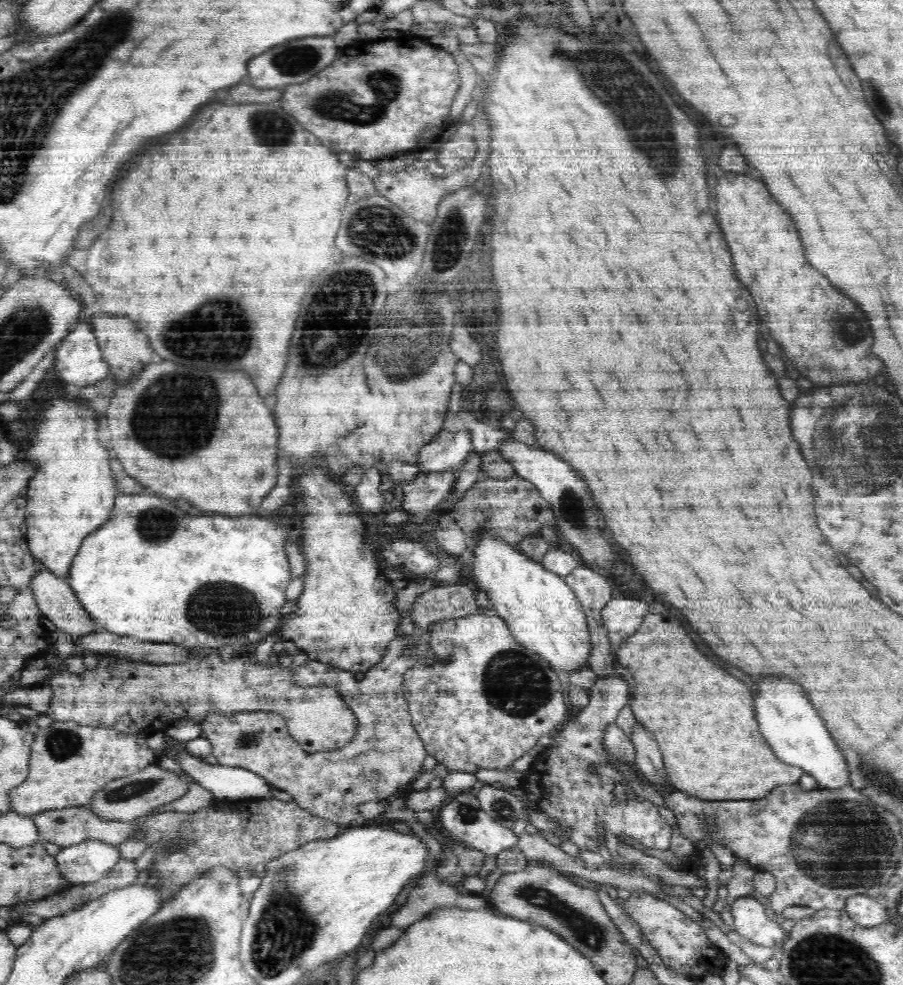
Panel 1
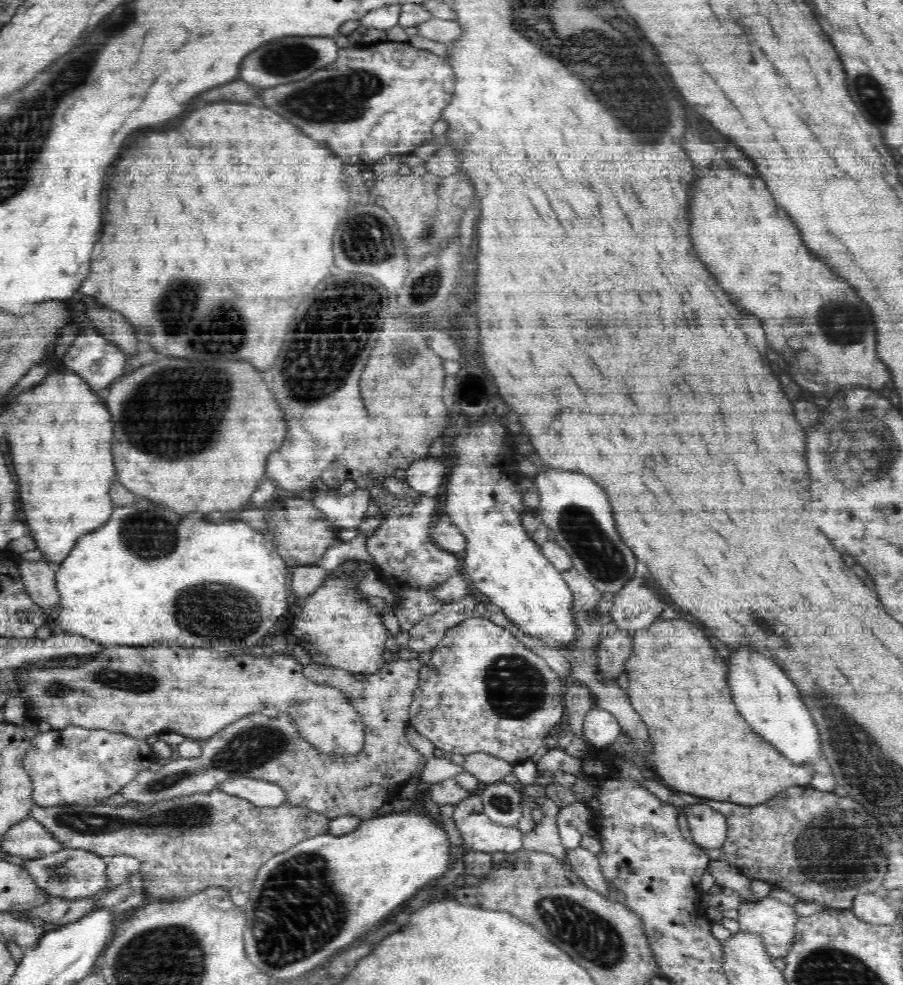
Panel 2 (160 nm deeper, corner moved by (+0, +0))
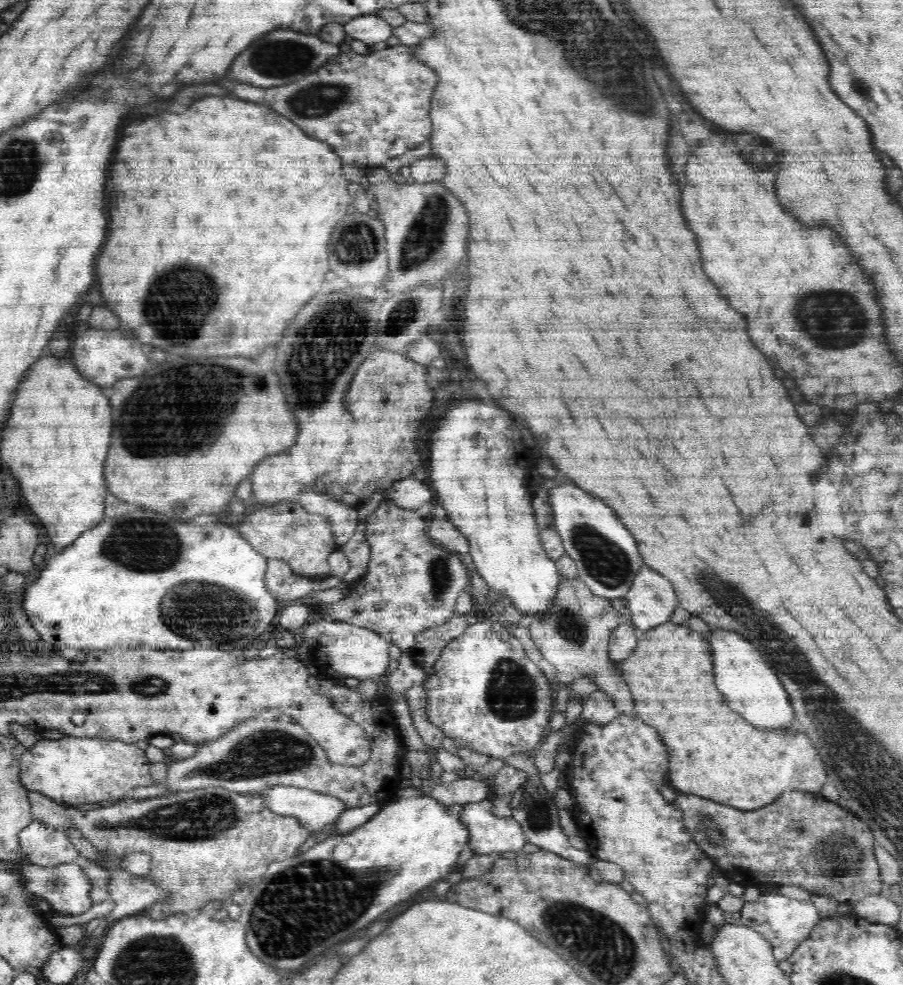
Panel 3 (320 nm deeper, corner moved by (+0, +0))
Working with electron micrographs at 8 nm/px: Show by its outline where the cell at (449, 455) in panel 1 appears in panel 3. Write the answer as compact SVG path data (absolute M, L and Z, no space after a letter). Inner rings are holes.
M414 475L394 482L386 491L384 499L392 499L396 505L406 509L418 509L428 501L433 501L428 481L419 481Z

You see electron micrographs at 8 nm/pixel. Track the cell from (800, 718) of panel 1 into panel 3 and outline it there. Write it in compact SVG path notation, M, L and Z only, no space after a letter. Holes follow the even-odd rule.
M710 632L710 644L714 644L714 678L718 690L726 696L730 708L742 714L750 724L766 730L792 728L794 710L790 708L788 694L784 692L778 676L762 660L758 650L736 632Z

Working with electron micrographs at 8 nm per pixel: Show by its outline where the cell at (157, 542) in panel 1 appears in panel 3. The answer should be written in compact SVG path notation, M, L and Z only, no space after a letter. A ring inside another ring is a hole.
M134 510L132 514L122 516L106 516L94 528L82 533L64 551L55 554L49 553L42 572L30 582L30 586L25 590L22 608L30 620L34 630L38 632L40 638L48 644L52 644L55 649L62 648L88 648L102 650L102 648L130 648L142 647L144 645L154 649L186 650L186 648L215 647L223 651L239 653L243 649L251 647L252 641L268 626L272 625L273 618L278 612L278 603L265 587L264 575L268 568L268 559L262 553L256 552L253 545L248 544L248 540L240 536L240 531L232 530L226 524L206 524L206 526L196 526L196 524L186 524L186 522L176 522L160 512L152 510Z

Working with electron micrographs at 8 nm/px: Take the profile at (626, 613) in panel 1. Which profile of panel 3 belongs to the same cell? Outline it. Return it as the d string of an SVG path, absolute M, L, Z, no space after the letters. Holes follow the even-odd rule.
M642 566L642 570L636 573L624 598L625 608L630 612L630 624L639 632L670 622L674 610L679 606L670 582L646 566Z

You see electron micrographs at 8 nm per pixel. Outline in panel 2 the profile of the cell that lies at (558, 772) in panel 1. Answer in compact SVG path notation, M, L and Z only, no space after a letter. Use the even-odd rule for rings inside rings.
M610 628L601 637L597 646L598 663L600 668L600 678L606 678L610 682L615 682L611 678L616 678L624 672L627 657L631 655L631 644L633 633Z

